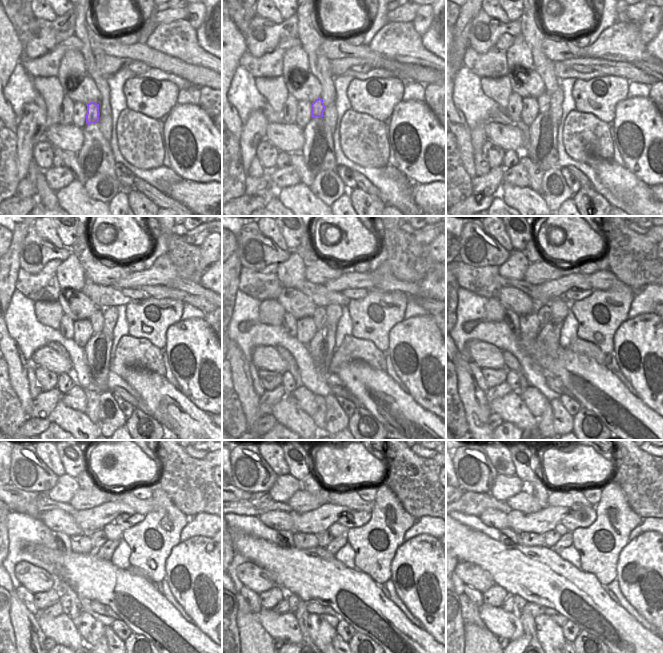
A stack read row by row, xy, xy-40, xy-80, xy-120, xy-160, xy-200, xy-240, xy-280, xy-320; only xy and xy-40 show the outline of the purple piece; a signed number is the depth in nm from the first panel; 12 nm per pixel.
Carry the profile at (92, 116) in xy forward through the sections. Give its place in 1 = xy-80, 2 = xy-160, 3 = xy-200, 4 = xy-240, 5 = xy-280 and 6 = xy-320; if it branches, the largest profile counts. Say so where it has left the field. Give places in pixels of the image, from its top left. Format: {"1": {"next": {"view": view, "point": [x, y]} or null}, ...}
{"1": {"next": {"view": "xy-80", "point": [543, 100]}}, "2": {"next": {"view": "xy-160", "point": [319, 317]}}, "3": {"next": {"view": "xy-200", "point": [544, 313]}}, "4": {"next": {"view": "xy-240", "point": [98, 538]}}, "5": {"next": {"view": "xy-280", "point": [324, 538]}}, "6": {"next": {"view": "xy-320", "point": [551, 537]}}}

